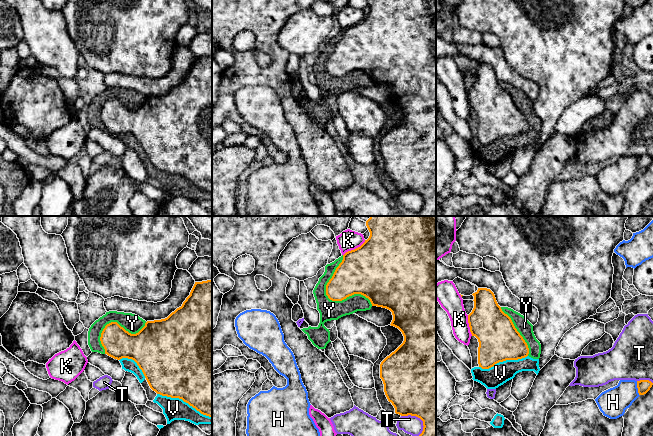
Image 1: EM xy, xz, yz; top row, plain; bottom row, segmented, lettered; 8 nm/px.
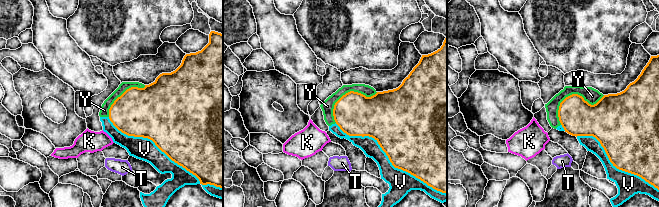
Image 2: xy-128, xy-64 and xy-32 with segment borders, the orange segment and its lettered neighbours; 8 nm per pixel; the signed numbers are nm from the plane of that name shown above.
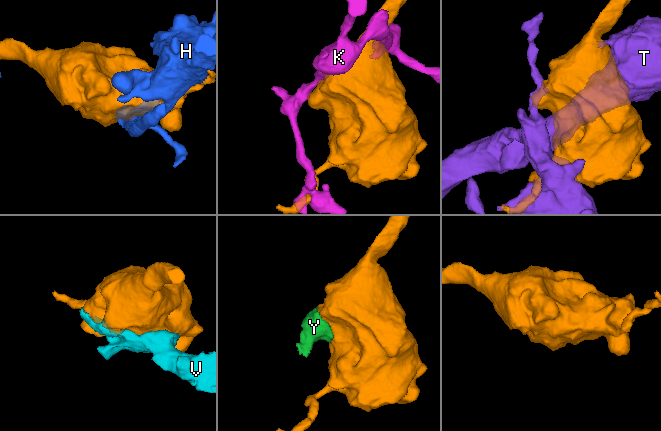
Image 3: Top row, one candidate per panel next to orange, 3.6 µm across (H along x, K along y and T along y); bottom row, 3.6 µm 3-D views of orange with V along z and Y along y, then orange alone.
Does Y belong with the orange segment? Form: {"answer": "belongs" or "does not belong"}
{"answer": "does not belong"}

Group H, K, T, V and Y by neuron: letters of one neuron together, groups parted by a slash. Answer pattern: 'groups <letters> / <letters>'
groups H / K / T / V Y

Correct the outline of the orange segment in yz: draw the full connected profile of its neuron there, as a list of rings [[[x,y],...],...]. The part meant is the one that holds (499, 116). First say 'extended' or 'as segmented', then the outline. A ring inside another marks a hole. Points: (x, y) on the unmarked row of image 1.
as segmented | [[[478,64],[472,71],[474,84],[468,91],[468,99],[472,112],[479,118],[479,143],[489,145],[499,138],[527,133],[527,119],[498,81],[494,69]]]

